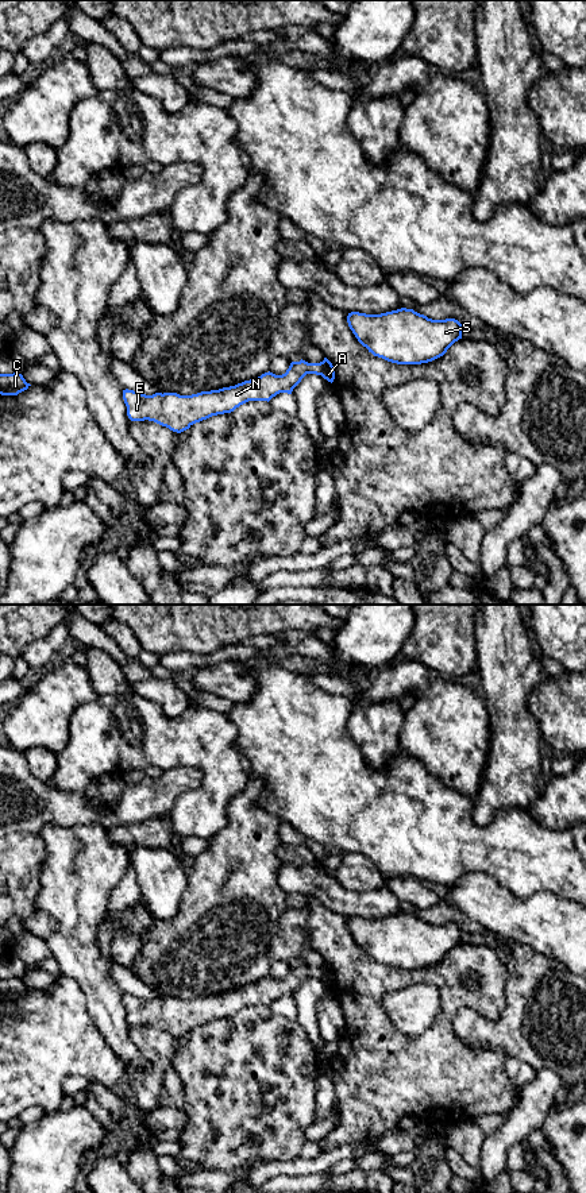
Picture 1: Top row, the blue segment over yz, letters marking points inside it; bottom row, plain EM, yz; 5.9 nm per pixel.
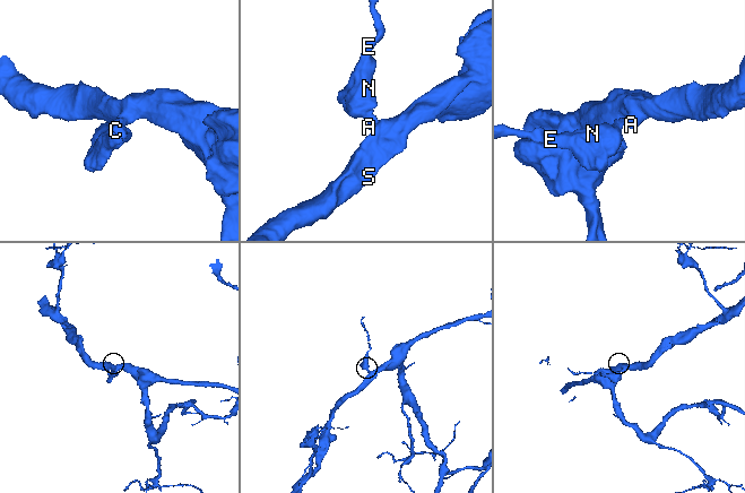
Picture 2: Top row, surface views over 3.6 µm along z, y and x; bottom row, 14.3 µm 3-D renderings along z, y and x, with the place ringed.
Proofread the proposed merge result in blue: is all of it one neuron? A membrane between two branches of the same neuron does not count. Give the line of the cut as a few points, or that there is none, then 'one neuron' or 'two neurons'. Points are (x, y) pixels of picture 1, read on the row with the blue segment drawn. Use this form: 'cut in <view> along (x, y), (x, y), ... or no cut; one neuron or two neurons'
no cut; one neuron

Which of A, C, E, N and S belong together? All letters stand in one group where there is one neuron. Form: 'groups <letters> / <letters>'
groups A C E N S

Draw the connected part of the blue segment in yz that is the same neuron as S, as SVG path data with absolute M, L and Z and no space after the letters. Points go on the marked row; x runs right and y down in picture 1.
M406 308L381 314L351 312L347 323L369 352L397 364L421 364L443 356L462 339L463 328L455 318L432 320Z

